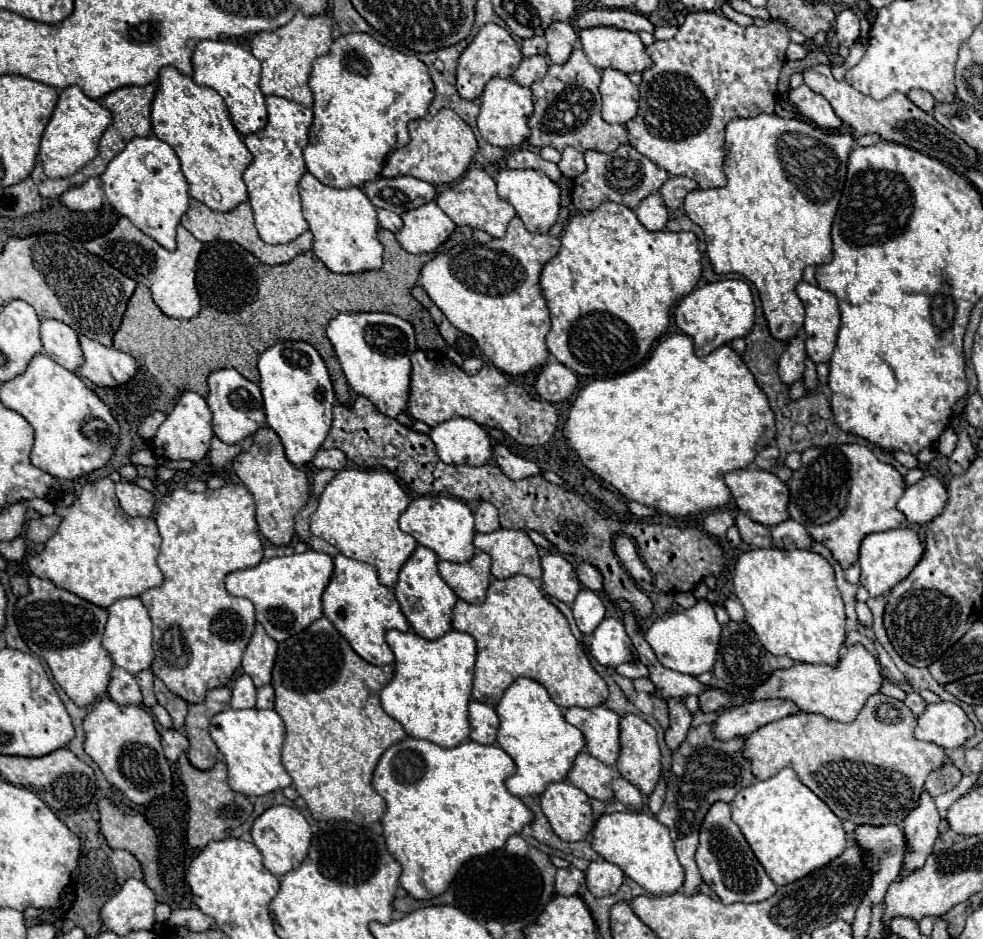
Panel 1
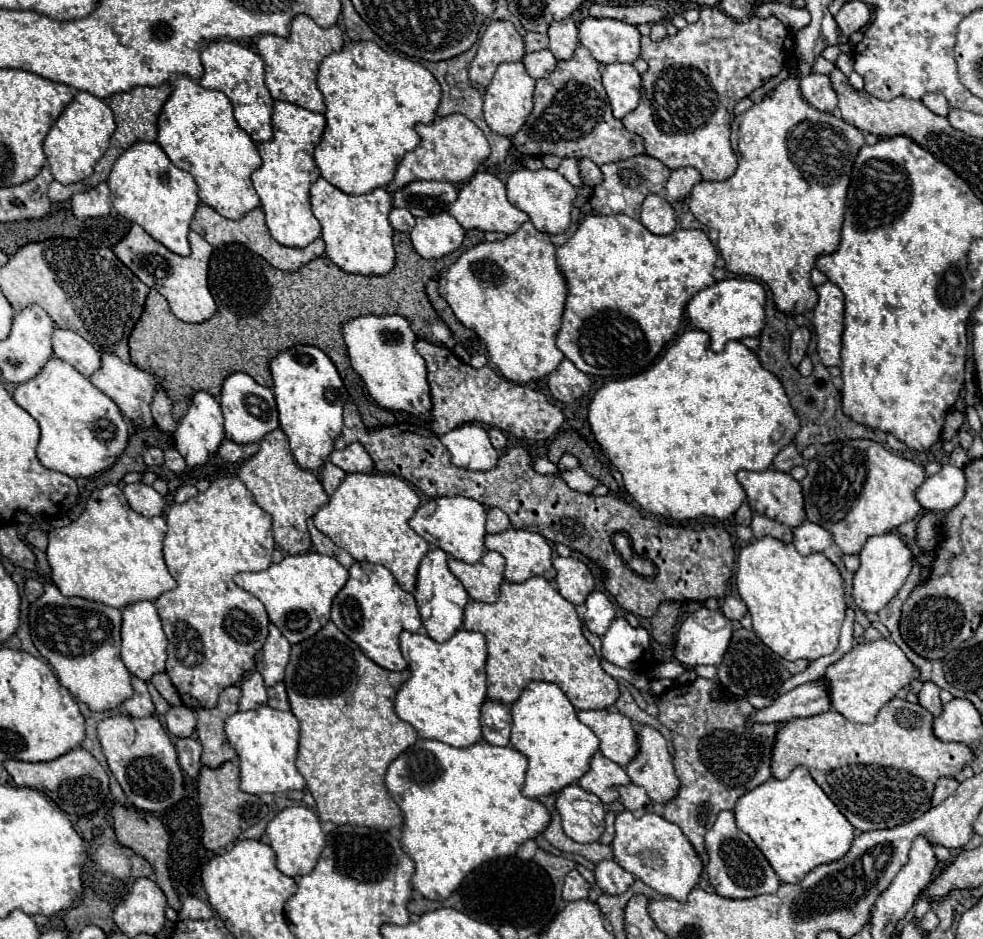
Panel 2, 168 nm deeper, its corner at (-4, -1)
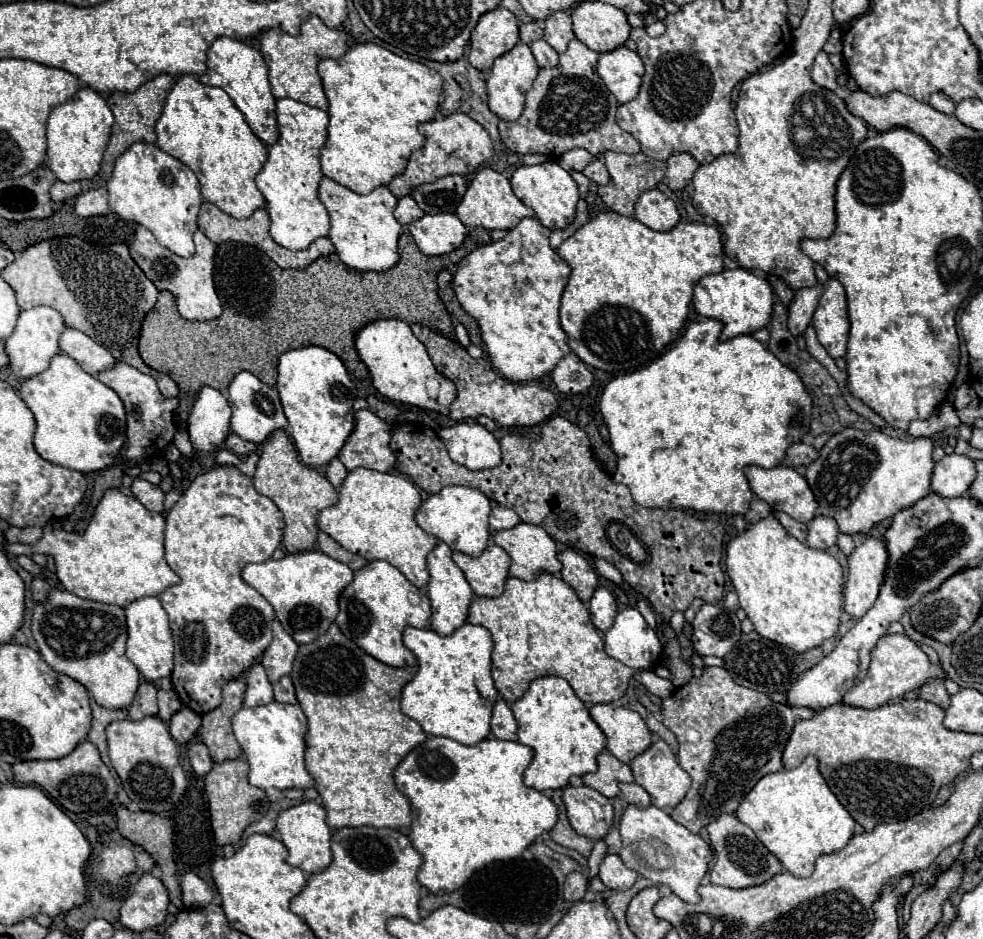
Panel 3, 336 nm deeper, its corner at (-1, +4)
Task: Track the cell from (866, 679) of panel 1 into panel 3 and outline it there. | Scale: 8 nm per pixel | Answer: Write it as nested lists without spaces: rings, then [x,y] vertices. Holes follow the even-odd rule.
[[[886,635],[878,641],[878,647],[872,651],[868,675],[844,695],[844,703],[862,709],[876,709],[892,699],[900,699],[908,691],[920,689],[926,681],[934,677],[944,679],[946,677],[944,667],[940,663],[932,663],[928,655],[908,635]]]

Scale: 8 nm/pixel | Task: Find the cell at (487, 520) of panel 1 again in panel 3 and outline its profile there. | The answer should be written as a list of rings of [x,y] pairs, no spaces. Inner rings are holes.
[[[494,505],[492,513],[490,513],[490,529],[492,529],[492,533],[502,531],[502,529],[510,529],[510,527],[514,527],[518,523],[520,523],[520,517],[512,509],[502,507],[502,505]]]

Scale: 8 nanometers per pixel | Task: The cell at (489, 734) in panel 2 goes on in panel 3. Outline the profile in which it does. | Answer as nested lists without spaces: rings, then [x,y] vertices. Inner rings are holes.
[[[500,699],[494,707],[494,715],[492,715],[492,733],[498,739],[516,739],[516,731],[518,731],[518,723],[510,711],[510,707],[506,705],[504,699]]]

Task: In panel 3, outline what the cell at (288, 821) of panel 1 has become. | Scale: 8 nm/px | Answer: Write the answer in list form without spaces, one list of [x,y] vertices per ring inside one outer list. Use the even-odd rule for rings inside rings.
[[[304,801],[300,805],[294,805],[280,813],[276,829],[282,837],[282,843],[288,847],[288,863],[294,867],[300,867],[304,873],[318,873],[326,869],[332,861],[330,851],[330,829],[326,825],[326,809],[314,801]]]

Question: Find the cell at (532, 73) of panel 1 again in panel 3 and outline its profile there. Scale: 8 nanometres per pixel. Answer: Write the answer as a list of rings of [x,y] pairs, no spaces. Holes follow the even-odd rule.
[[[538,39],[530,47],[532,47],[532,53],[534,53],[534,57],[536,57],[540,67],[554,67],[554,65],[558,65],[558,53],[548,45],[548,41]]]

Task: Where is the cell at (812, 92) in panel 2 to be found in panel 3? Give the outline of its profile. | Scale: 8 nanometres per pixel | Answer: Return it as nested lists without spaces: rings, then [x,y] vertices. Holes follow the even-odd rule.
[[[820,51],[816,55],[816,61],[814,61],[814,69],[812,69],[812,81],[818,83],[820,87],[826,87],[830,91],[836,91],[838,83],[836,83],[836,69],[832,67],[830,59],[828,59],[828,53]]]

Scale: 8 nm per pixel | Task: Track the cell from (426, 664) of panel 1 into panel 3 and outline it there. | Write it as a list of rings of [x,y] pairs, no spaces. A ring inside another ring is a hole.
[[[464,623],[448,637],[432,629],[404,629],[404,645],[418,657],[418,673],[402,691],[402,713],[418,721],[428,735],[454,739],[462,745],[476,745],[490,735],[490,717],[494,703],[500,699],[494,687],[492,669],[492,635],[486,627]]]

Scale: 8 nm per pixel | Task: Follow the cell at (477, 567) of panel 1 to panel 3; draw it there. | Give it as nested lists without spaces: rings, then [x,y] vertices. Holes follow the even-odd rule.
[[[488,545],[480,557],[452,553],[454,563],[464,571],[470,587],[478,597],[500,597],[510,571],[510,557],[498,545]]]

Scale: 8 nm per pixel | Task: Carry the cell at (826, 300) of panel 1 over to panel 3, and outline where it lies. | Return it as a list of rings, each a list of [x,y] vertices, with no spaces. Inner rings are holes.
[[[828,279],[828,283],[824,285],[824,293],[820,297],[818,309],[814,311],[812,325],[816,327],[820,345],[834,359],[846,355],[850,321],[844,287],[836,279]]]

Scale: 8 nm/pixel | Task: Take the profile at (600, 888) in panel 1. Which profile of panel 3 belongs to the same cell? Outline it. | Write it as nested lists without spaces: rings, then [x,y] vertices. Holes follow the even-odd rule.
[[[608,853],[602,861],[602,865],[600,865],[598,877],[610,889],[630,889],[636,883],[638,873],[628,869],[624,865],[624,861],[620,859],[620,855],[610,855]]]

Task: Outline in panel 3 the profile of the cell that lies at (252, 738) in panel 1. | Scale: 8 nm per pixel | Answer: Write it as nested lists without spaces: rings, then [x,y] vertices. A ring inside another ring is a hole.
[[[272,701],[268,705],[260,705],[252,709],[242,707],[232,719],[232,729],[240,747],[244,749],[246,761],[250,765],[248,781],[254,787],[260,787],[260,789],[314,787],[314,779],[304,767],[304,751],[306,751],[304,737],[308,731],[308,721],[300,705]]]

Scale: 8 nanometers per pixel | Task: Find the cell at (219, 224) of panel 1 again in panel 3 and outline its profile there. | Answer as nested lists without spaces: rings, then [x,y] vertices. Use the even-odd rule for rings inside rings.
[[[204,201],[202,207],[200,207],[200,217],[198,217],[198,227],[200,231],[214,243],[226,243],[226,241],[242,241],[242,243],[248,243],[248,245],[254,245],[258,247],[260,251],[264,251],[272,261],[276,261],[282,269],[304,269],[308,267],[310,263],[314,263],[318,257],[322,255],[330,255],[334,253],[334,243],[328,239],[328,237],[322,237],[322,239],[316,239],[308,249],[304,251],[290,251],[290,249],[284,249],[280,247],[268,233],[268,227],[270,227],[270,219],[268,219],[268,211],[262,207],[258,209],[252,217],[248,219],[234,219],[230,217],[228,213],[220,211],[216,205]]]

